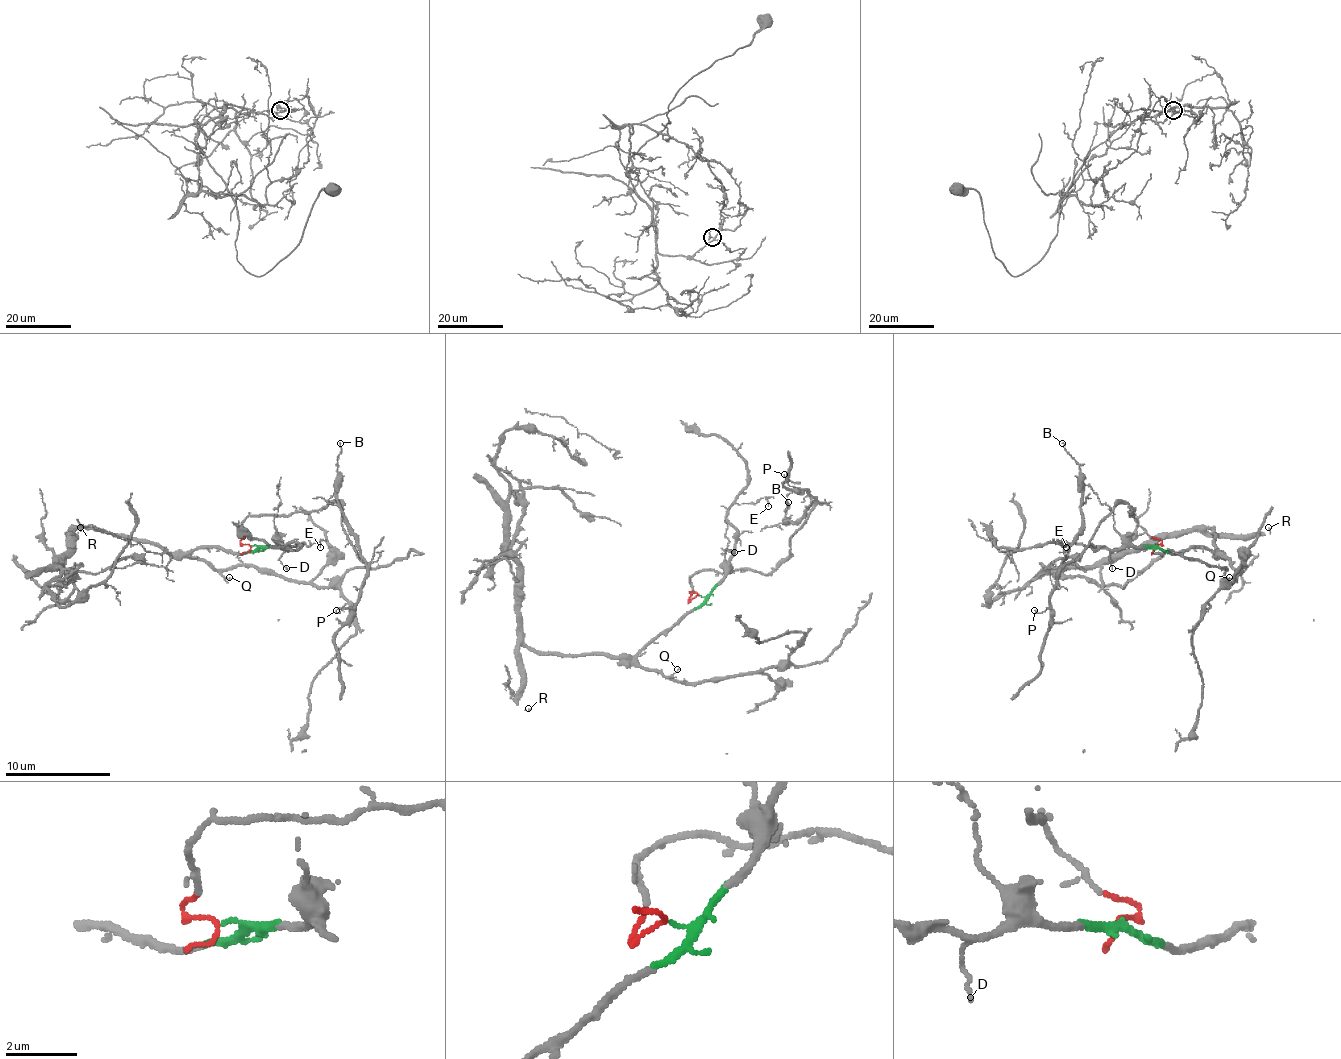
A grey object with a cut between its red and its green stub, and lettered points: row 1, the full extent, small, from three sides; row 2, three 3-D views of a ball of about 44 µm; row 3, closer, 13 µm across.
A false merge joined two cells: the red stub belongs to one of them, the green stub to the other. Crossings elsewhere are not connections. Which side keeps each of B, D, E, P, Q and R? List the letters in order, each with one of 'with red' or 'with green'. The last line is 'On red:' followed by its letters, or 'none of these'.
B: with red
D: with green
E: with green
P: with red
Q: with green
R: with green
On red: B, P

